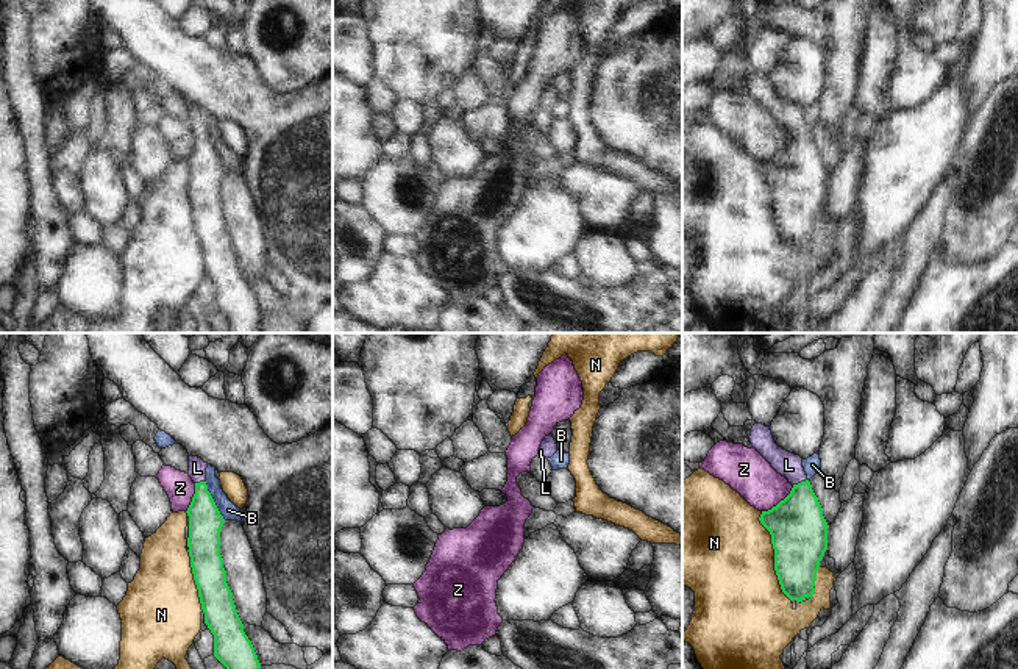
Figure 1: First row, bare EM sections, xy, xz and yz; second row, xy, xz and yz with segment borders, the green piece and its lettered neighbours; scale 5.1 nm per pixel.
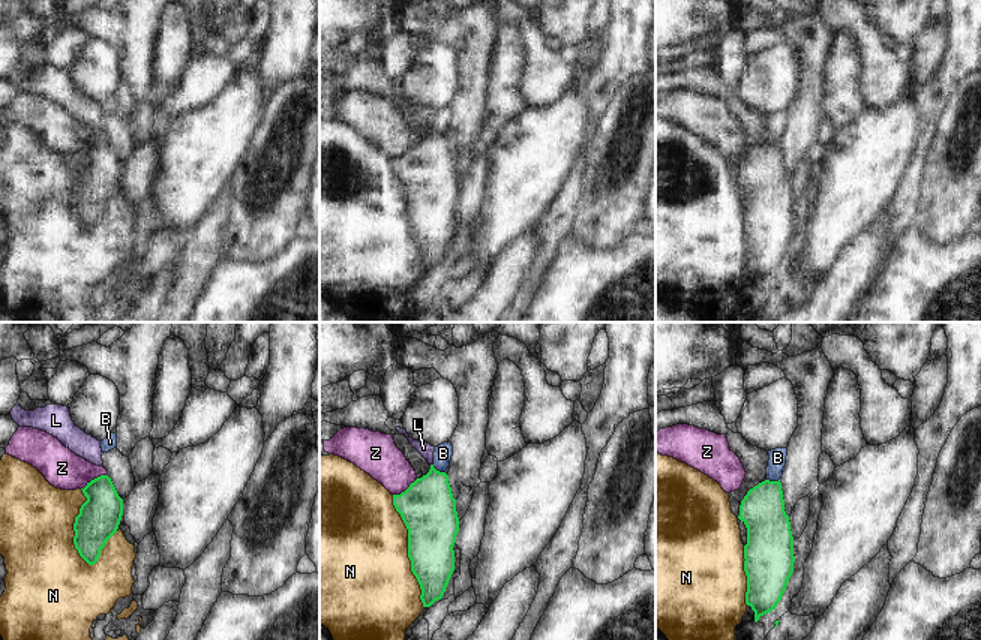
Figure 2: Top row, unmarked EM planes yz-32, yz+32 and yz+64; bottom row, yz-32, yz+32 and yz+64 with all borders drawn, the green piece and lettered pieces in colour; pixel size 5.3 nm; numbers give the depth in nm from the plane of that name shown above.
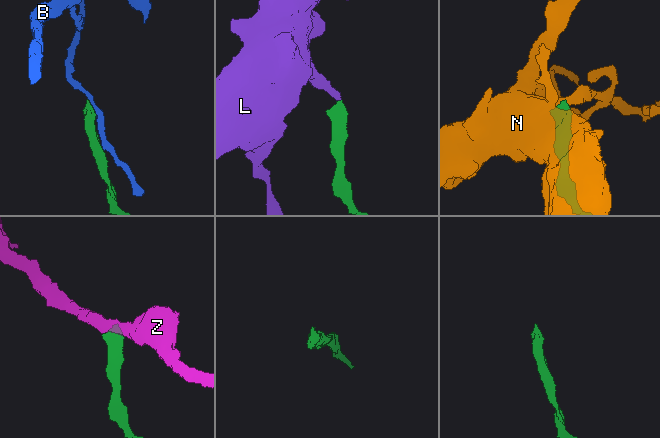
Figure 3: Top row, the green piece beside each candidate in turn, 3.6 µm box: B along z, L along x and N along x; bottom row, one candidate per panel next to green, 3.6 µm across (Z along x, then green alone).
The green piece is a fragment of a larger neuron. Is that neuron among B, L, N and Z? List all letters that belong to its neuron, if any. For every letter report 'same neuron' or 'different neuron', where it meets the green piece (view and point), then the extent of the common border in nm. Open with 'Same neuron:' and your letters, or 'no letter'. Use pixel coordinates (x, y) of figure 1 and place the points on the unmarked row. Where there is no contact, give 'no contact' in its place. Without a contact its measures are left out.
Same neuron: L
B: different neuron | xy (213, 150) | 220 nm
L: same neuron | yz (801, 132) | 80 nm
N: different neuron | yz (775, 207) | 480 nm
Z: different neuron | yz (781, 150) | 220 nm

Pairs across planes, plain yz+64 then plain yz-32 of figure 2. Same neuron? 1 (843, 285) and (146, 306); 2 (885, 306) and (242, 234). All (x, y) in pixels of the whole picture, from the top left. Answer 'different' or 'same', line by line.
1: same
2: different

